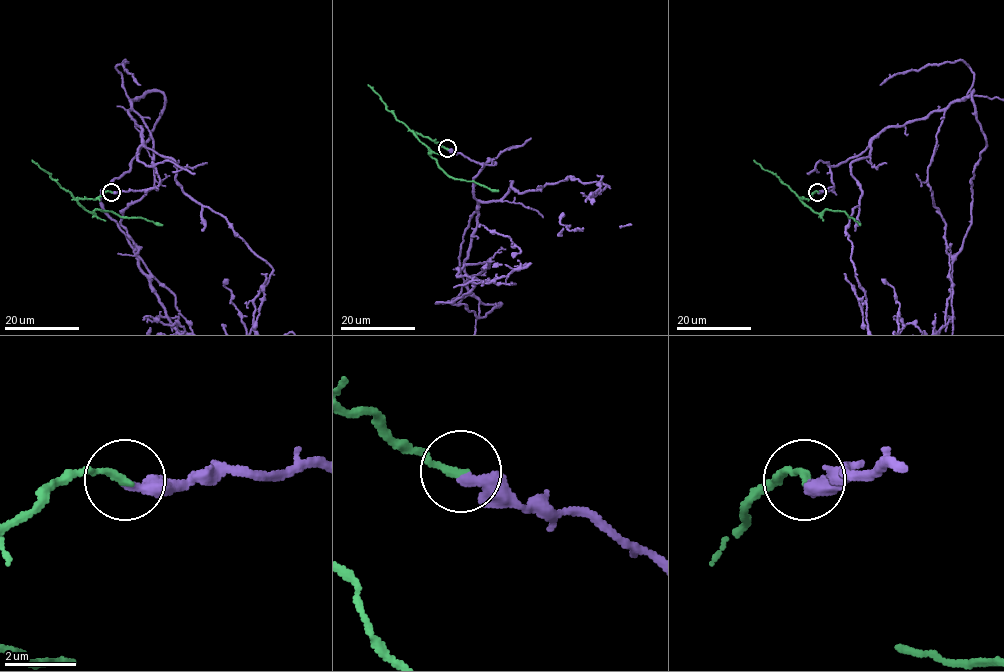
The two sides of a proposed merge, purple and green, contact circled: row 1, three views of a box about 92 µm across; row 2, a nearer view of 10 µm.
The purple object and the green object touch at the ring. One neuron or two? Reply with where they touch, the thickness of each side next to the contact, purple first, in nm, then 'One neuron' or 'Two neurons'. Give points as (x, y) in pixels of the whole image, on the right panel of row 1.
Place: (817, 192). Thickness 340 nm (purple) against 200 nm. One neuron

